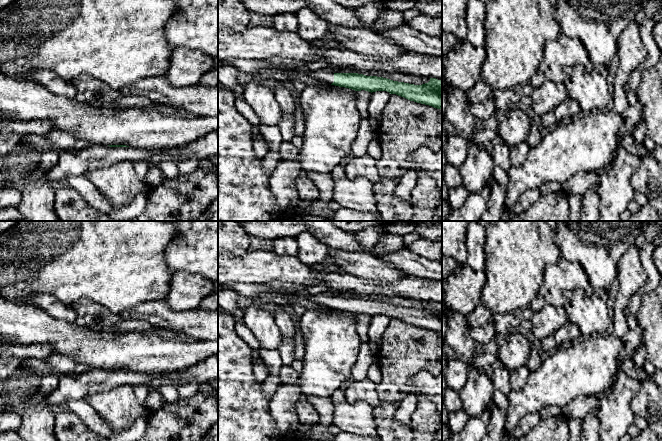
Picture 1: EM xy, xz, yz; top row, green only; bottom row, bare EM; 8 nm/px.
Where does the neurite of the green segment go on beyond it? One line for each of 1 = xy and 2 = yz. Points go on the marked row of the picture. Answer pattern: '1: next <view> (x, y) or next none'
1: next xy (87, 157)
2: next none

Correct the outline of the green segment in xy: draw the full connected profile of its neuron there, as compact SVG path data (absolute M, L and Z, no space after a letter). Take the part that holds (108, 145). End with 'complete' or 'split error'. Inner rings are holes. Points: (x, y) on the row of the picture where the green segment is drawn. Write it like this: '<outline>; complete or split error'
M86 143L75 151L61 150L59 152L58 163L54 167L47 169L46 177L47 181L52 186L57 187L58 183L65 185L69 176L84 176L87 171L108 167L122 161L130 161L132 163L141 161L174 161L177 163L180 160L170 154L155 154L150 150L132 148L126 145L102 145Z; split error

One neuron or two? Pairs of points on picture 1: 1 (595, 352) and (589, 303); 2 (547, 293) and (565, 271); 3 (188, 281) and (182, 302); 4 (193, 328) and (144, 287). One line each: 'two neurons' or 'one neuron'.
1: two neurons
2: one neuron
3: one neuron
4: two neurons

